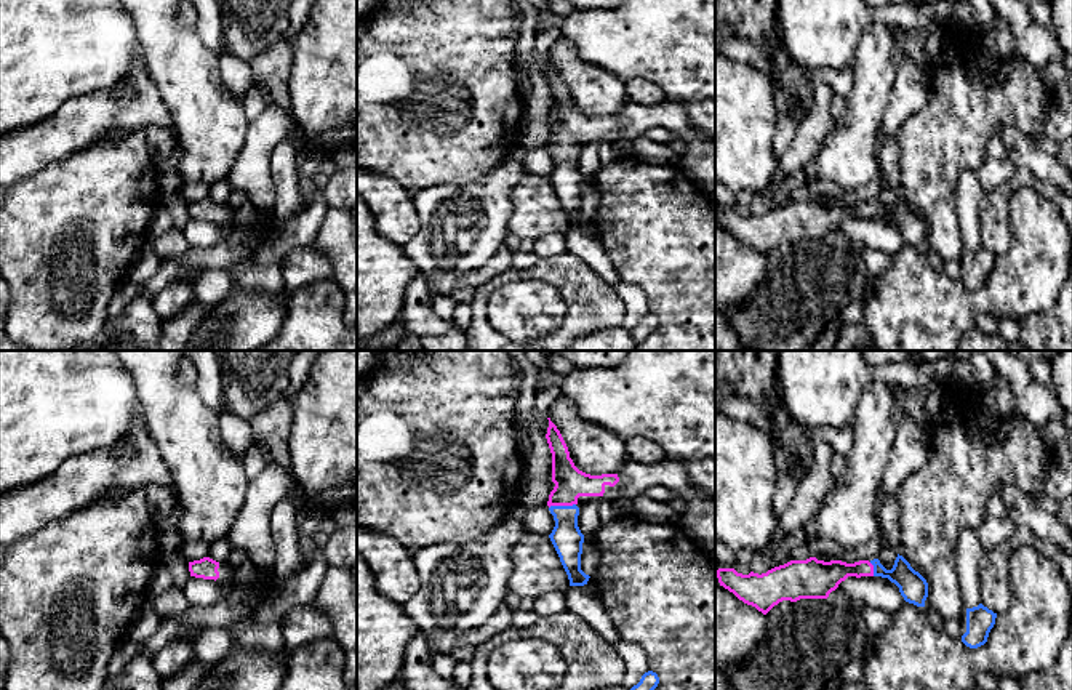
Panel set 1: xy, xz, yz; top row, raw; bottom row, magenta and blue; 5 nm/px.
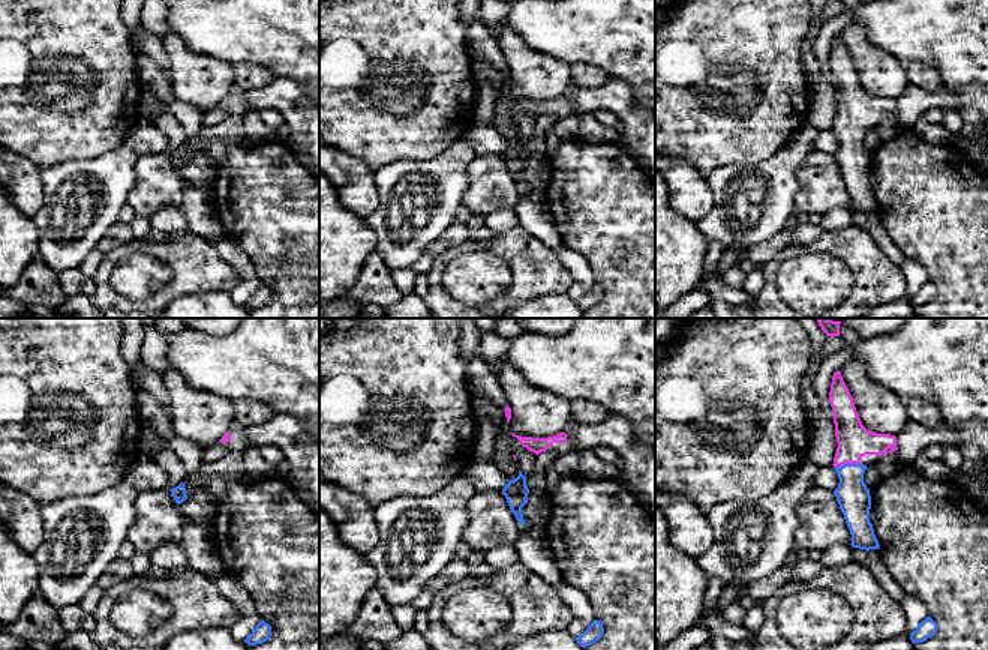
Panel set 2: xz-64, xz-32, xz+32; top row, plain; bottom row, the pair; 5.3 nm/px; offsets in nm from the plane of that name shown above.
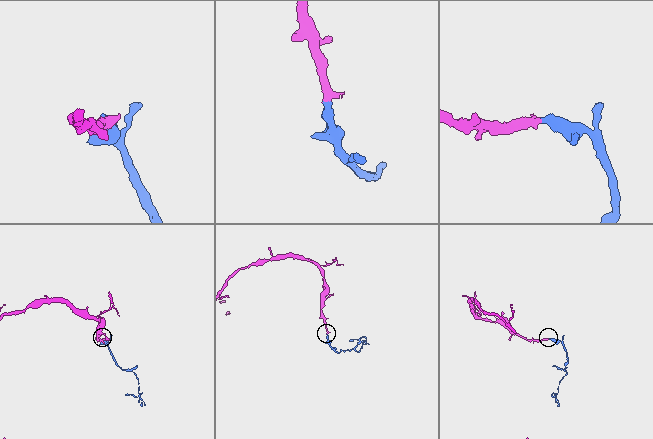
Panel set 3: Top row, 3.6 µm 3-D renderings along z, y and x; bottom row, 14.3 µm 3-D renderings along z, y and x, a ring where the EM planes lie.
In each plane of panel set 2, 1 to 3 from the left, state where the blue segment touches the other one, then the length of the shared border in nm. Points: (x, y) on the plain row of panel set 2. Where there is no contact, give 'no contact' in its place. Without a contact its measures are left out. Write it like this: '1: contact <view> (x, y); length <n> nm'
1: no contact
2: no contact
3: contact xz+32 (846, 126); length 150 nm

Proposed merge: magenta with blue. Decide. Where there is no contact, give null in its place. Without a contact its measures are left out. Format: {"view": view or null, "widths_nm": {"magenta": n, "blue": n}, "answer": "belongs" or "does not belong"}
{"view": "xz", "widths_nm": {"magenta": 160, "blue": 160}, "answer": "belongs"}

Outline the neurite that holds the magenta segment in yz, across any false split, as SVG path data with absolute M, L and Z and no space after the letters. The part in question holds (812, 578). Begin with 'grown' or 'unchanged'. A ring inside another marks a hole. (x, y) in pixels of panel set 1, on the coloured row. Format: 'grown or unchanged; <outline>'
grown; M898 554L891 570L886 570L878 559L846 564L842 560L790 560L766 573L738 573L734 568L718 568L720 586L733 592L739 600L755 607L766 615L782 600L827 599L848 576L882 576L899 588L906 602L925 607L928 597L926 580Z

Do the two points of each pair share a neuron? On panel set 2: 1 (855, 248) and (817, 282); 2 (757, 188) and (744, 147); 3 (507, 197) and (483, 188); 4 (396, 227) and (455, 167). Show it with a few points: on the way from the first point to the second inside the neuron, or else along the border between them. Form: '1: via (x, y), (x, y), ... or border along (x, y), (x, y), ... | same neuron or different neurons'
1: border along (807, 252), (838, 257), (853, 276), (850, 294) | different neurons
2: border along (780, 147), (756, 164), (720, 165), (715, 170) | different neurons
3: via (501, 191), (489, 188) | same neuron
4: via (411, 212), (440, 182) | same neuron

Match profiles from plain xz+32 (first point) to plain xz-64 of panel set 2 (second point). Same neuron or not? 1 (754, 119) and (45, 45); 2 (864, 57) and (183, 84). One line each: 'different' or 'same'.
1: same
2: same

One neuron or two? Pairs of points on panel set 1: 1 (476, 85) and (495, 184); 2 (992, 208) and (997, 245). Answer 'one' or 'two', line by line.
1: two
2: one

